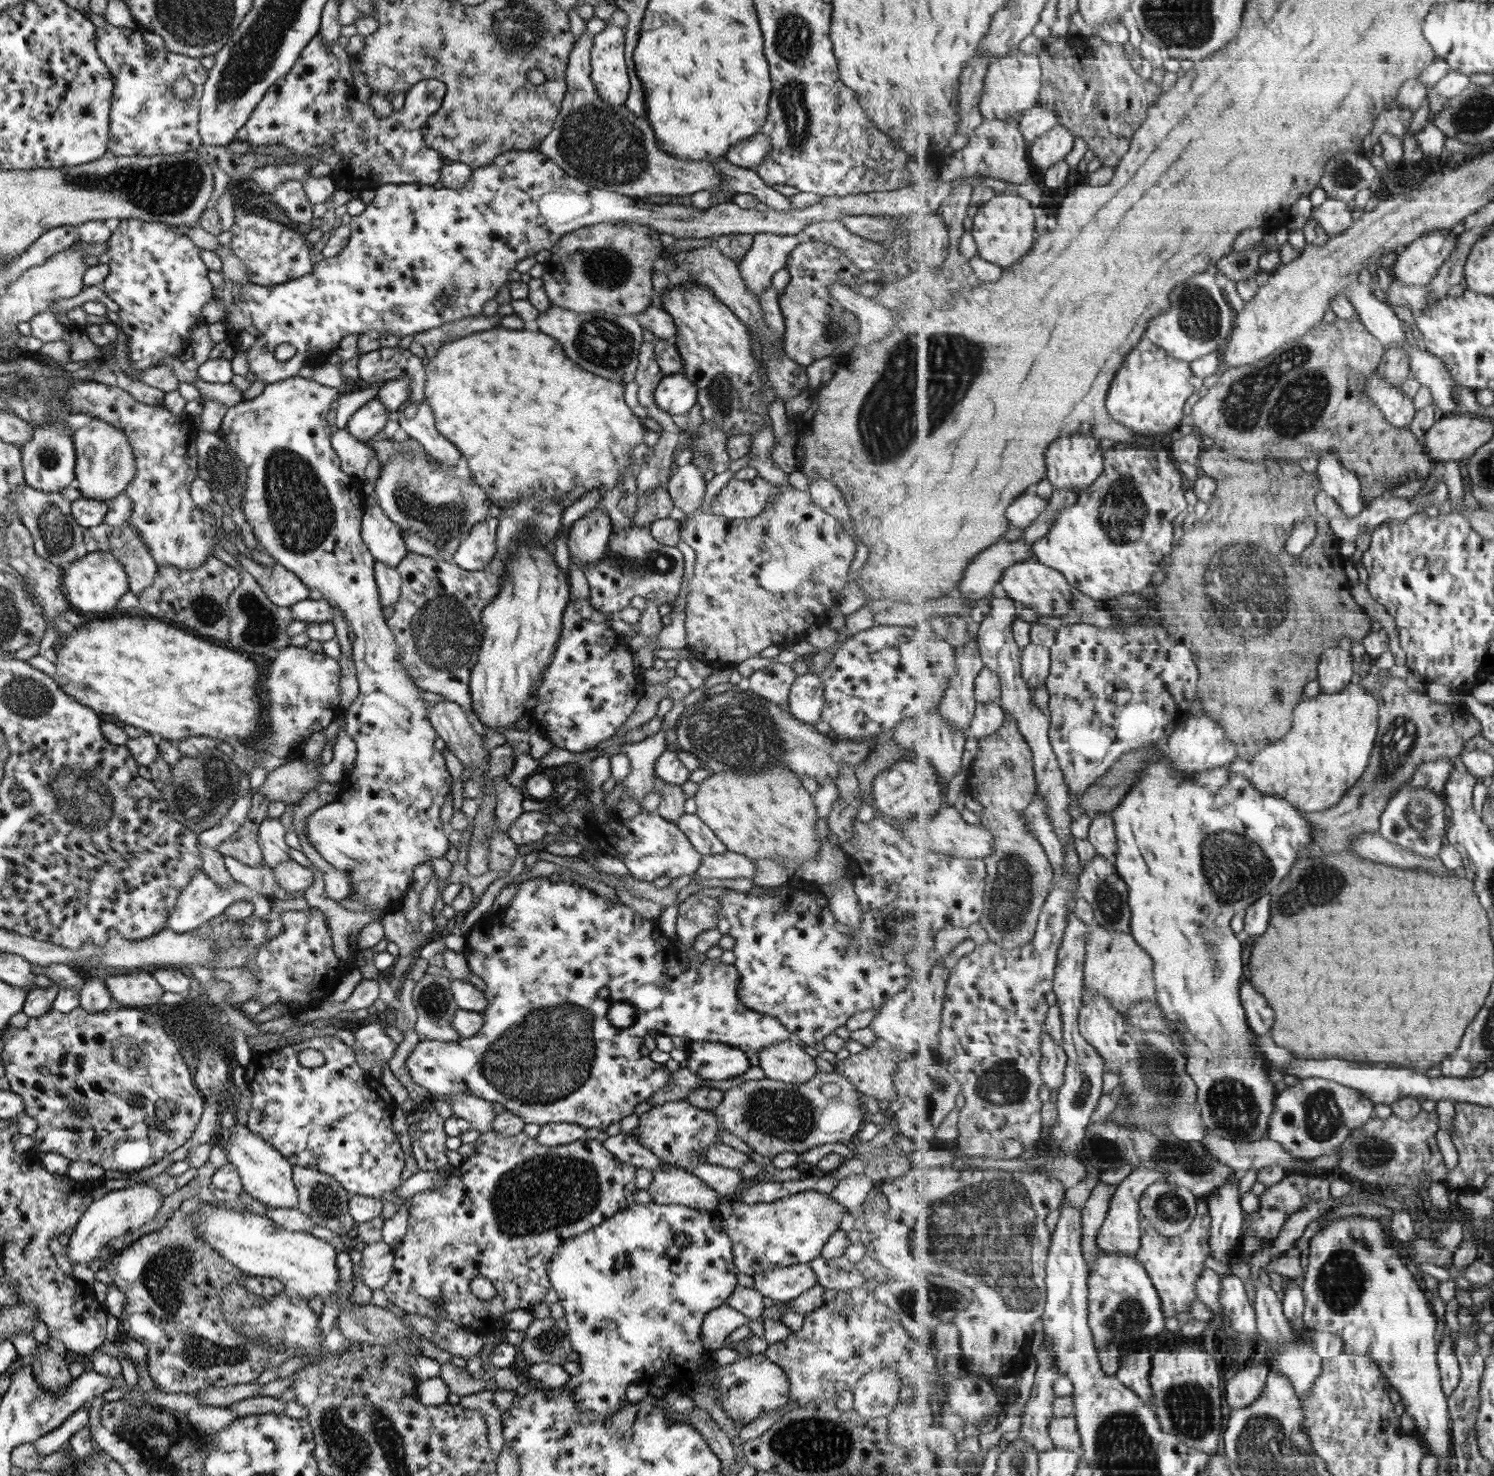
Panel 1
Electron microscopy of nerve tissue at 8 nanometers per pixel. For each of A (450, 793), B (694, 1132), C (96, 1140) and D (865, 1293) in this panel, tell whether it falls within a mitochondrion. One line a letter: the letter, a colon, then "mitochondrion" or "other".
A: other
B: other
C: other
D: other

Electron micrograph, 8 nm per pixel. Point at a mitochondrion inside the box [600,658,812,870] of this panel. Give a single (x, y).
(737, 730)

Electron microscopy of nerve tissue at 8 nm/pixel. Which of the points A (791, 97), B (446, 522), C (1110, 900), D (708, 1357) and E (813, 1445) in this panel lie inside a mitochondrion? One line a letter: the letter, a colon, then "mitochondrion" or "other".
A: mitochondrion
B: mitochondrion
C: mitochondrion
D: other
E: mitochondrion

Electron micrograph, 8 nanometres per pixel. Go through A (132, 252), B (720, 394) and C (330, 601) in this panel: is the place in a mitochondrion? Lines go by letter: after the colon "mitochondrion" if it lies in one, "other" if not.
A: other
B: mitochondrion
C: other

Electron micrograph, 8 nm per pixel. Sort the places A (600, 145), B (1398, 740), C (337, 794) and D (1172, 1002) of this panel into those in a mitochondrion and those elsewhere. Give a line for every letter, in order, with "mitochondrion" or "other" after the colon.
A: mitochondrion
B: mitochondrion
C: other
D: other

